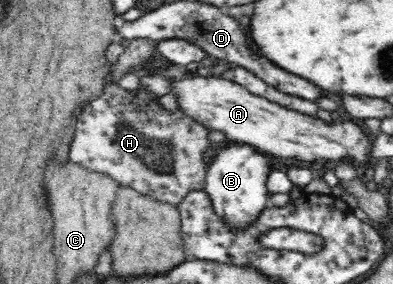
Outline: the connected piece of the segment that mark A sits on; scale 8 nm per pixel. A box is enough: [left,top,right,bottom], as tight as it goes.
[136,55,373,165]

